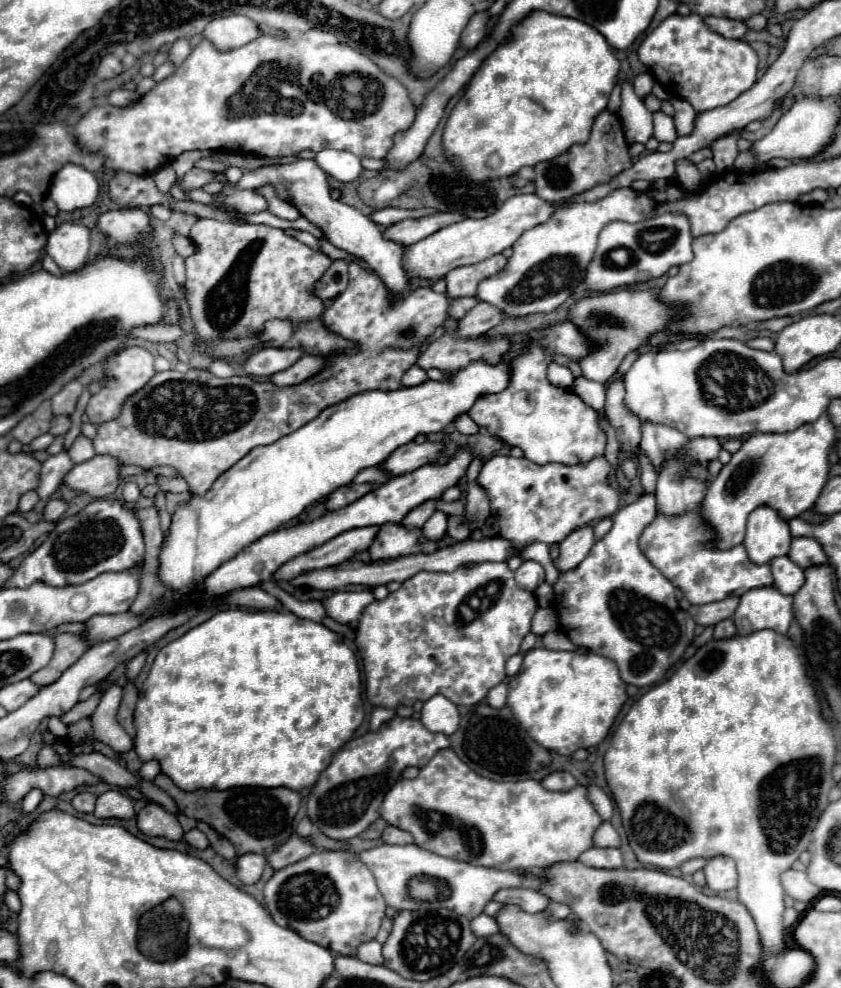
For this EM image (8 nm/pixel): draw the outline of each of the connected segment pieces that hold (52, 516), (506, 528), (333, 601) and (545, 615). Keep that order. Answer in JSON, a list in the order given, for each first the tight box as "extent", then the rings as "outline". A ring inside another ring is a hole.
[{"extent":[41,499,67,521],"outline":[[[51,499],[45,505],[41,519],[45,519],[45,521],[59,521],[59,517],[63,517],[65,509],[67,509],[67,501],[63,501],[63,499]]]},{"extent":[477,455,619,549],"outline":[[[495,455],[483,465],[477,481],[489,493],[491,515],[499,523],[499,537],[511,541],[513,547],[521,549],[521,547],[525,547],[529,543],[535,543],[535,541],[543,541],[547,545],[559,543],[573,529],[583,527],[591,521],[611,517],[619,509],[619,493],[617,493],[615,487],[609,485],[609,473],[611,473],[611,463],[607,461],[605,455],[595,457],[587,463],[577,463],[577,465],[563,465],[563,463],[537,465],[537,463],[531,463],[525,457],[515,459],[515,457]]]},{"extent":[321,591,375,629],"outline":[[[337,591],[337,593],[321,599],[321,603],[331,619],[335,619],[337,623],[349,625],[353,629],[357,627],[359,615],[363,613],[363,609],[367,605],[371,605],[373,601],[375,601],[375,597],[371,591]]]},{"extent":[531,609,559,635],"outline":[[[537,609],[535,617],[532,619],[531,631],[535,635],[545,635],[547,631],[559,629],[559,621],[553,609]]]}]

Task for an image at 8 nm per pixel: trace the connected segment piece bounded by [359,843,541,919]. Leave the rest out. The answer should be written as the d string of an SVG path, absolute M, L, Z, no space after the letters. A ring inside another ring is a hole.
M407 843L407 845L379 845L373 847L369 851L361 851L359 853L361 861L373 871L375 879L377 879L377 887L381 891L381 895L385 897L385 903L389 907L393 907L395 911L403 911L403 909L419 909L421 901L415 901L409 897L409 881L413 877L433 877L433 883L437 883L439 887L447 887L449 893L443 895L443 899L437 899L439 905L443 905L445 909L451 909L467 919L475 919L483 907L491 901L491 897L505 887L527 887L527 889L539 889L541 881L527 877L527 875L519 875L515 871L501 871L501 869L493 869L493 867L475 867L471 863L463 863L457 859L447 859L447 857L439 857L415 843Z

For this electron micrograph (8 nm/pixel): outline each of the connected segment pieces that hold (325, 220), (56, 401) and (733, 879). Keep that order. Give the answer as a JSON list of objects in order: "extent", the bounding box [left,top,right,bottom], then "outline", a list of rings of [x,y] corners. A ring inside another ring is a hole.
[{"extent":[235,159,409,295],"outline":[[[297,159],[287,165],[259,167],[255,171],[243,173],[243,177],[235,183],[235,189],[251,189],[251,187],[261,187],[265,183],[275,185],[281,199],[289,199],[303,217],[307,217],[315,227],[323,231],[329,243],[365,261],[369,269],[373,269],[381,277],[381,281],[387,285],[387,289],[393,295],[409,289],[409,277],[403,267],[403,245],[383,237],[383,231],[379,229],[379,225],[373,223],[369,217],[365,217],[361,211],[357,211],[355,207],[349,207],[333,199],[329,195],[327,173],[313,159]]]},{"extent":[51,381,83,415],"outline":[[[71,381],[67,383],[53,399],[51,399],[51,407],[53,407],[53,415],[71,415],[75,411],[77,399],[83,393],[83,385],[79,381]]]},{"extent":[703,857,737,893],"outline":[[[713,857],[707,861],[707,865],[703,867],[705,879],[707,879],[707,889],[721,893],[721,891],[729,891],[735,889],[737,885],[737,869],[735,869],[735,861],[729,857]]]}]

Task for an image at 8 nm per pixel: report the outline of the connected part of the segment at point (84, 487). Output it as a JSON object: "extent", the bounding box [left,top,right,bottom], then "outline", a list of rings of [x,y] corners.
{"extent":[63,455,119,499],"outline":[[[97,455],[85,463],[75,465],[63,479],[69,489],[89,493],[91,497],[105,499],[119,485],[119,465],[109,455]]]}

